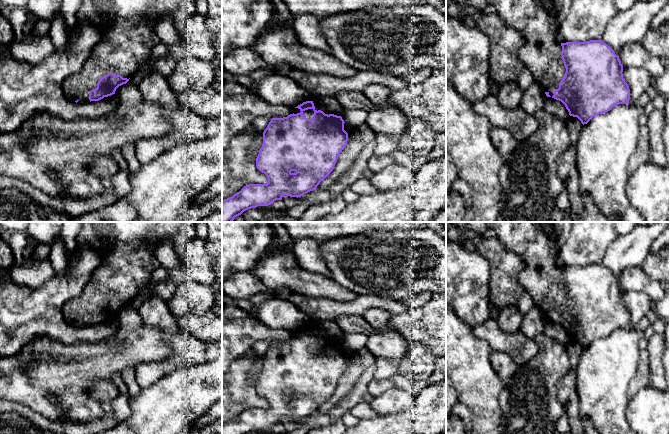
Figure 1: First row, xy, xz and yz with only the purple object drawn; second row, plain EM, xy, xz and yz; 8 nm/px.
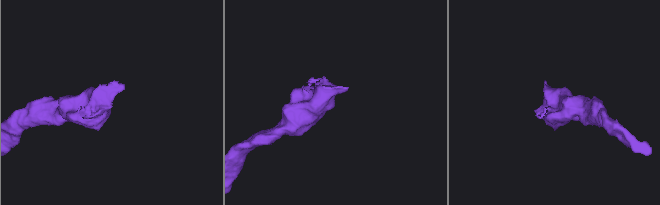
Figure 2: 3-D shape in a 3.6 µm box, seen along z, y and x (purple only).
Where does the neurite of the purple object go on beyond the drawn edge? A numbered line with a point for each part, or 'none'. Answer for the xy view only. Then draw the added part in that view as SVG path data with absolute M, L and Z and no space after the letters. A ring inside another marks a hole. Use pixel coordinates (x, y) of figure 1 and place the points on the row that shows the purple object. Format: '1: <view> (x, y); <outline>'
1: xy (127, 36); M82 0L77 13L77 22L88 21L100 29L100 40L95 44L90 57L78 74L64 79L62 88L67 99L77 103L87 103L89 92L97 88L100 77L109 72L131 78L139 65L146 60L153 47L160 42L154 25L146 17L153 0Z

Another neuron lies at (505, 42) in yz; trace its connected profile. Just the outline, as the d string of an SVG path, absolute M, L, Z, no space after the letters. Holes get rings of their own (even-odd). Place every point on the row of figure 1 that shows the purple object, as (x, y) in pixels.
M481 13L476 19L476 27L490 40L489 75L492 83L503 85L517 81L524 66L519 51L526 39L522 32L507 26L497 13Z

